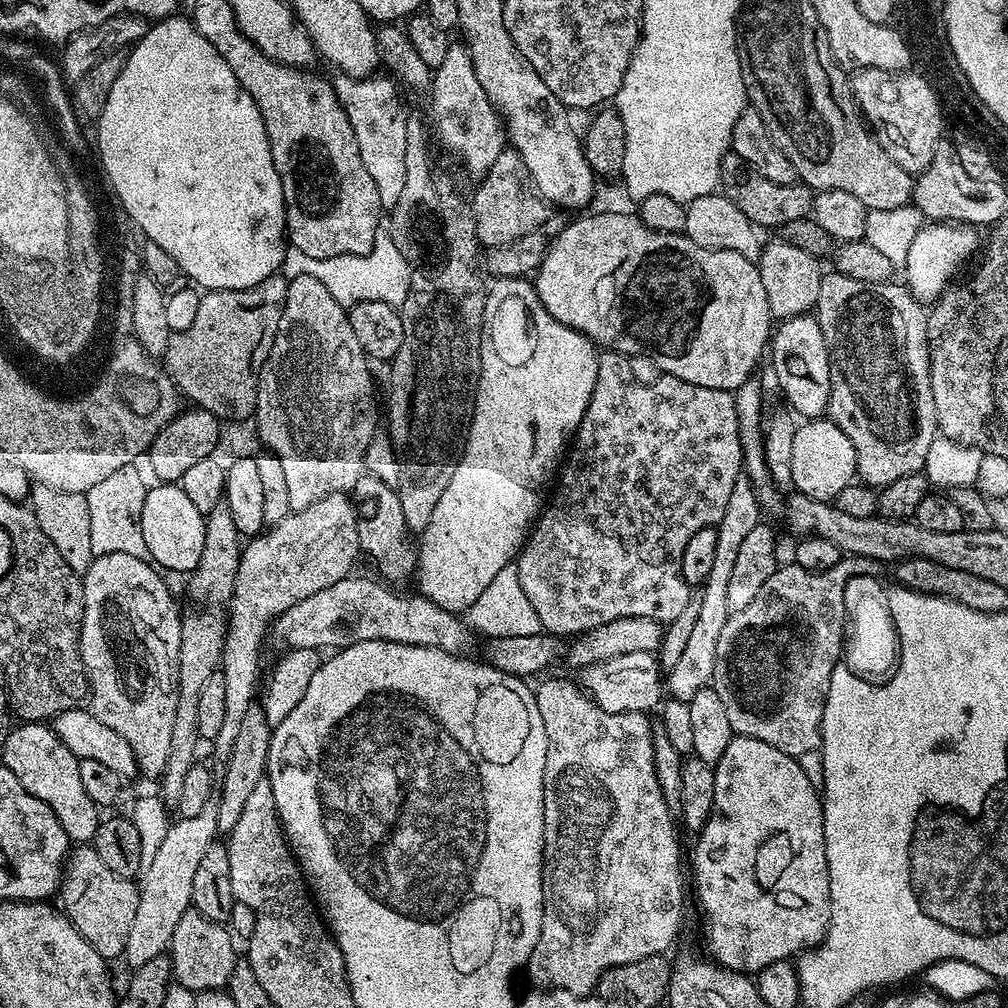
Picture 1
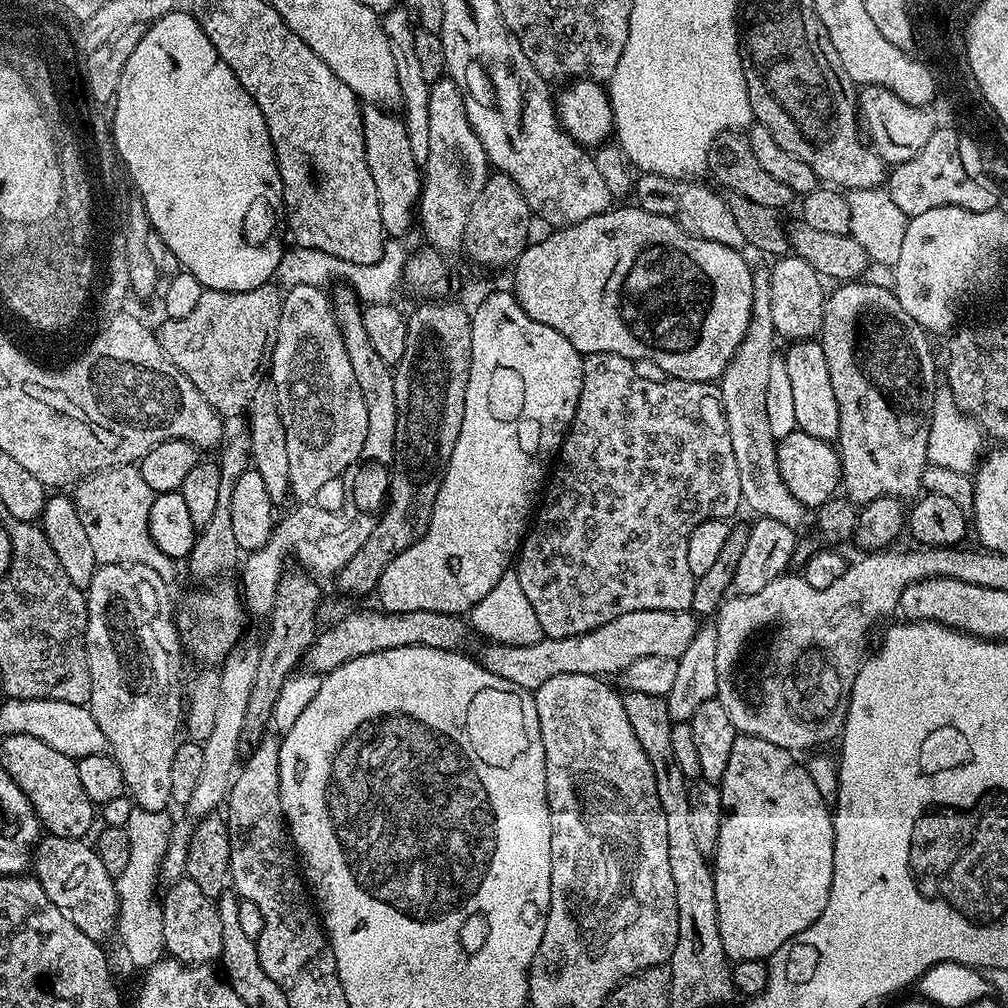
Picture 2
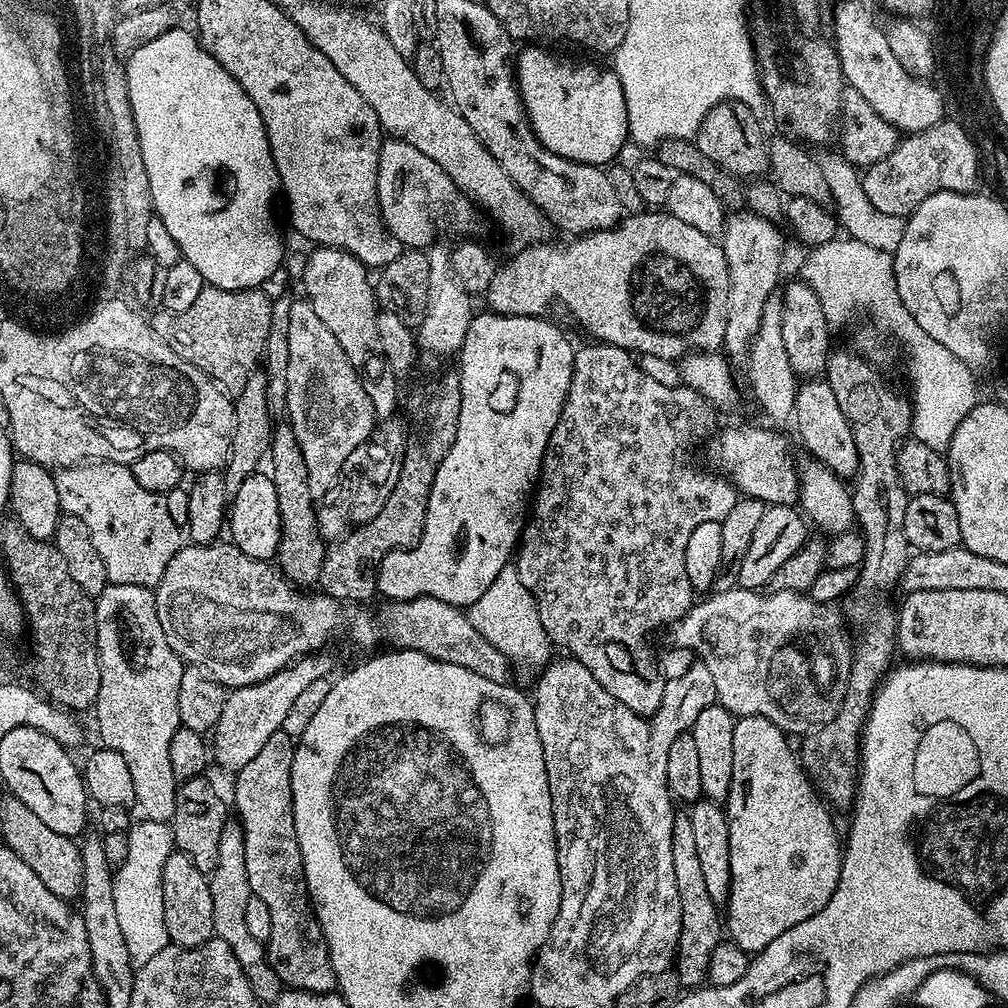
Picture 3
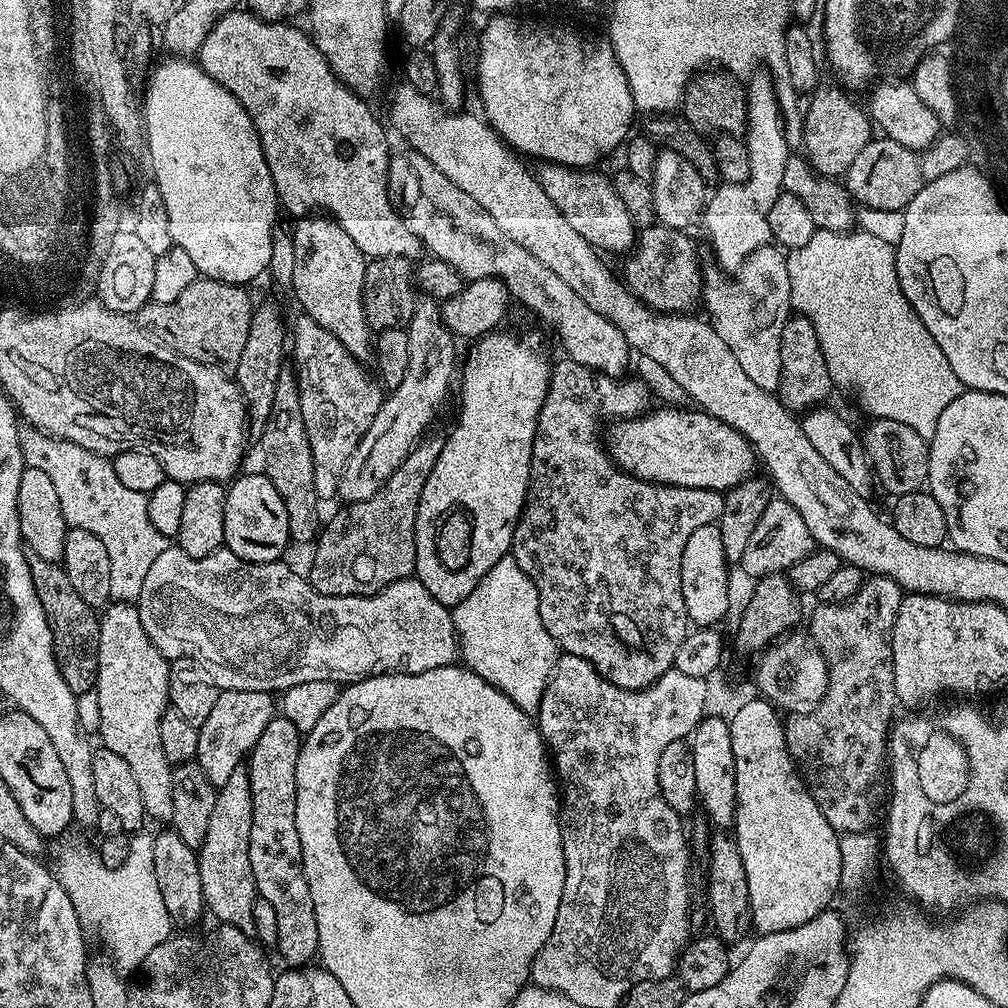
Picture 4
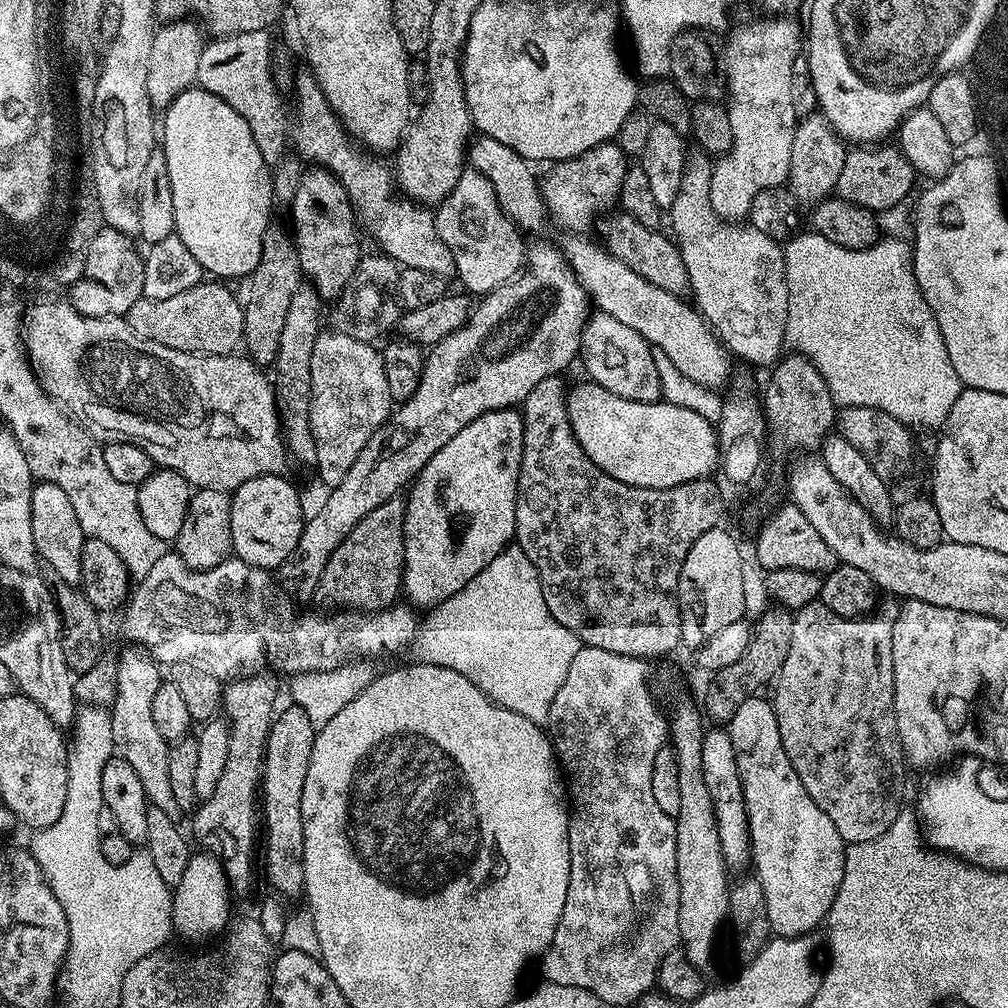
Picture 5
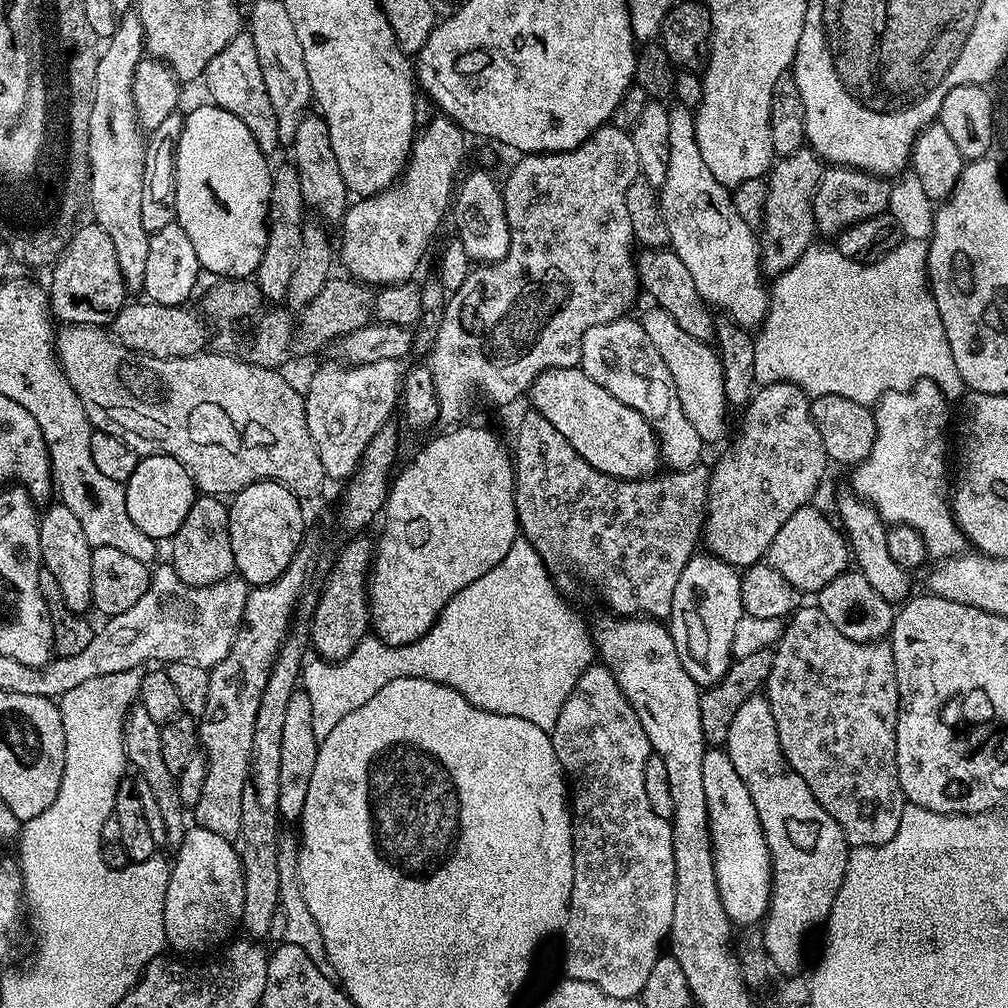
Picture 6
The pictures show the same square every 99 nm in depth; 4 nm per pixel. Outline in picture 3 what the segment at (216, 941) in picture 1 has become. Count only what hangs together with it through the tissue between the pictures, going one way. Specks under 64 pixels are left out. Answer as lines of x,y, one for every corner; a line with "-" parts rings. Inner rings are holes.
173,851
162,866
162,910
166,922
166,934
171,943
183,948
197,948
213,939
214,902
210,898
208,876
186,854

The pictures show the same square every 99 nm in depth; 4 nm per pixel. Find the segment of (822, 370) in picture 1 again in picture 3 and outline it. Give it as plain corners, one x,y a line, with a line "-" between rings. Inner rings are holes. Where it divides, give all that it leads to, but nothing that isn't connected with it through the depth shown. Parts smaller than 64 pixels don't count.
808,378
797,387
794,402
795,420
796,432
811,459
825,464
835,476
855,477
858,470
858,446
854,446
850,422
846,422
846,414
842,414
842,406
838,406
838,398
834,398
834,390
830,390
827,379

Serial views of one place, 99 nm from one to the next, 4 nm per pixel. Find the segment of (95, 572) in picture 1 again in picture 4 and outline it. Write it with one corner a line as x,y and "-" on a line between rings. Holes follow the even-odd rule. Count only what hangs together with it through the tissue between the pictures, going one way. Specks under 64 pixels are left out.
112,602
99,613
98,674
96,675
96,716
100,719
100,741
130,765
145,817
171,825
174,818
173,765
162,750
158,722
170,707
168,702
167,656
150,642
140,621
140,609
132,602

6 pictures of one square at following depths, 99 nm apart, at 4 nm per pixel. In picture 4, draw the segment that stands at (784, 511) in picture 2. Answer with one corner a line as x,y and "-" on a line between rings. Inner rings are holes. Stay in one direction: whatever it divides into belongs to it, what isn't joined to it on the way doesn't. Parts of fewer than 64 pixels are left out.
756,74
747,81
748,126
746,145
748,148
750,172
741,184
721,183
716,193
707,197
702,224
708,227
712,248
716,251
716,261
725,273
735,274
754,250
772,240
770,234
770,206
783,189
782,174
786,174
786,162
790,155
787,144
783,114
780,113
778,98
771,75

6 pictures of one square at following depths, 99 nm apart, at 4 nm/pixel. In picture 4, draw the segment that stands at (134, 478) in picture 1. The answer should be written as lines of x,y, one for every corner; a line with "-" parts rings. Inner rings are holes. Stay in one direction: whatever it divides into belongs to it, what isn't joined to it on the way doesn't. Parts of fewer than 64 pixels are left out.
31,426
21,427
20,445
25,465
34,470
43,470
54,482
58,503
69,528
90,530
106,546
110,554
110,594
116,602
136,602
142,594
142,582
150,565
157,560
162,550
170,547
169,537
154,530
150,522
148,498
138,490
122,486
112,469
109,457
99,456
83,444
60,440

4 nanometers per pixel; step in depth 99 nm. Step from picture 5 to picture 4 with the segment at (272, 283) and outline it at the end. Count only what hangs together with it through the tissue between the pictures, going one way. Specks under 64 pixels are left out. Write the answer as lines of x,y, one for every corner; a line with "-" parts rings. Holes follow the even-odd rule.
264,304
255,309
250,322
250,334
246,336
246,346
242,349
242,358
234,365
234,379
240,388
240,393
244,395
244,403
248,410
248,432
253,437
259,438
262,430
266,426
266,418
270,418
270,409
274,402
274,389
278,387
278,374
286,366
284,360
286,356
286,328
284,332
284,320
280,317
280,312
272,304

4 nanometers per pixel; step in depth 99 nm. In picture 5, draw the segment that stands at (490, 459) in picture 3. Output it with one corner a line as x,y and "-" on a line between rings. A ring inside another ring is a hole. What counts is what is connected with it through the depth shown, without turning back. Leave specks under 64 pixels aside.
516,408
482,414
458,430
412,481
406,496
402,583
409,605
437,608
513,543
523,433
524,418

